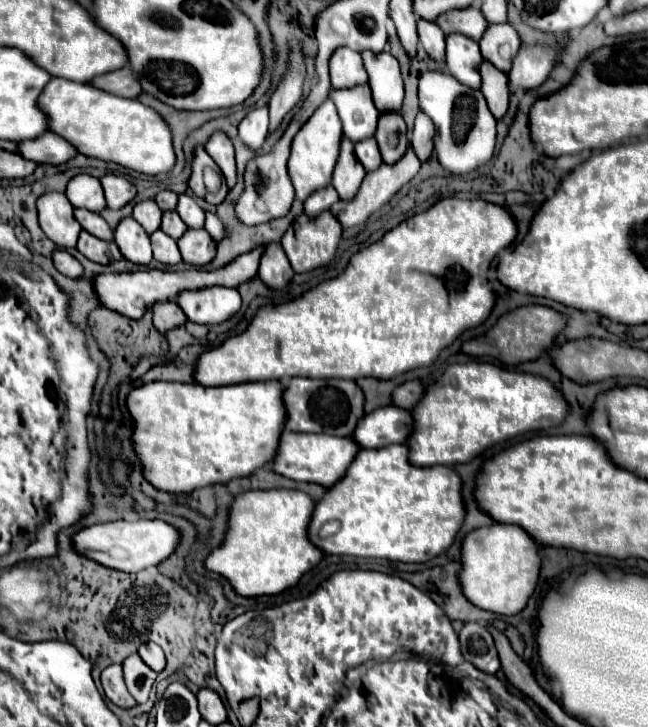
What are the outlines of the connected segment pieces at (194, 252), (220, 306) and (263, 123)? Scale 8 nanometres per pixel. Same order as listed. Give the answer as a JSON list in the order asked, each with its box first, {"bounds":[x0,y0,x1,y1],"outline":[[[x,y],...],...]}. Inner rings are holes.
[{"bounds":[177,229,217,267],"outline":[[[187,229],[187,233],[177,241],[183,261],[195,267],[203,267],[213,261],[217,243],[205,229]]]},{"bounds":[179,287,241,325],"outline":[[[209,287],[201,291],[183,291],[179,307],[193,323],[215,325],[231,319],[241,309],[241,295],[229,287]]]},{"bounds":[239,107,269,151],"outline":[[[259,107],[255,111],[251,111],[241,123],[239,123],[239,137],[241,141],[251,149],[251,151],[259,151],[263,147],[263,141],[267,137],[267,125],[269,125],[269,117],[267,117],[267,107]]]}]

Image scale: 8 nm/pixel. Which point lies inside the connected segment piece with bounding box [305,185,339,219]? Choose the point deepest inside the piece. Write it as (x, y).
(320, 201)

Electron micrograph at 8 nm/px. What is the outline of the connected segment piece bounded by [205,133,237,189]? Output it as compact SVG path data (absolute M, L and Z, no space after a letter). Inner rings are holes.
M213 133L205 145L205 151L221 167L227 187L233 189L237 183L237 167L235 167L235 151L229 137L225 133Z

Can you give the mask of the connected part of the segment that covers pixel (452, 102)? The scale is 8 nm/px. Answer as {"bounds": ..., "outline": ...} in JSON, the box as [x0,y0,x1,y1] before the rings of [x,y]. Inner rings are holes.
{"bounds":[419,71,495,173],"outline":[[[427,71],[419,79],[419,107],[435,123],[435,155],[449,173],[471,173],[493,157],[495,119],[481,91],[461,85],[453,75]]]}

